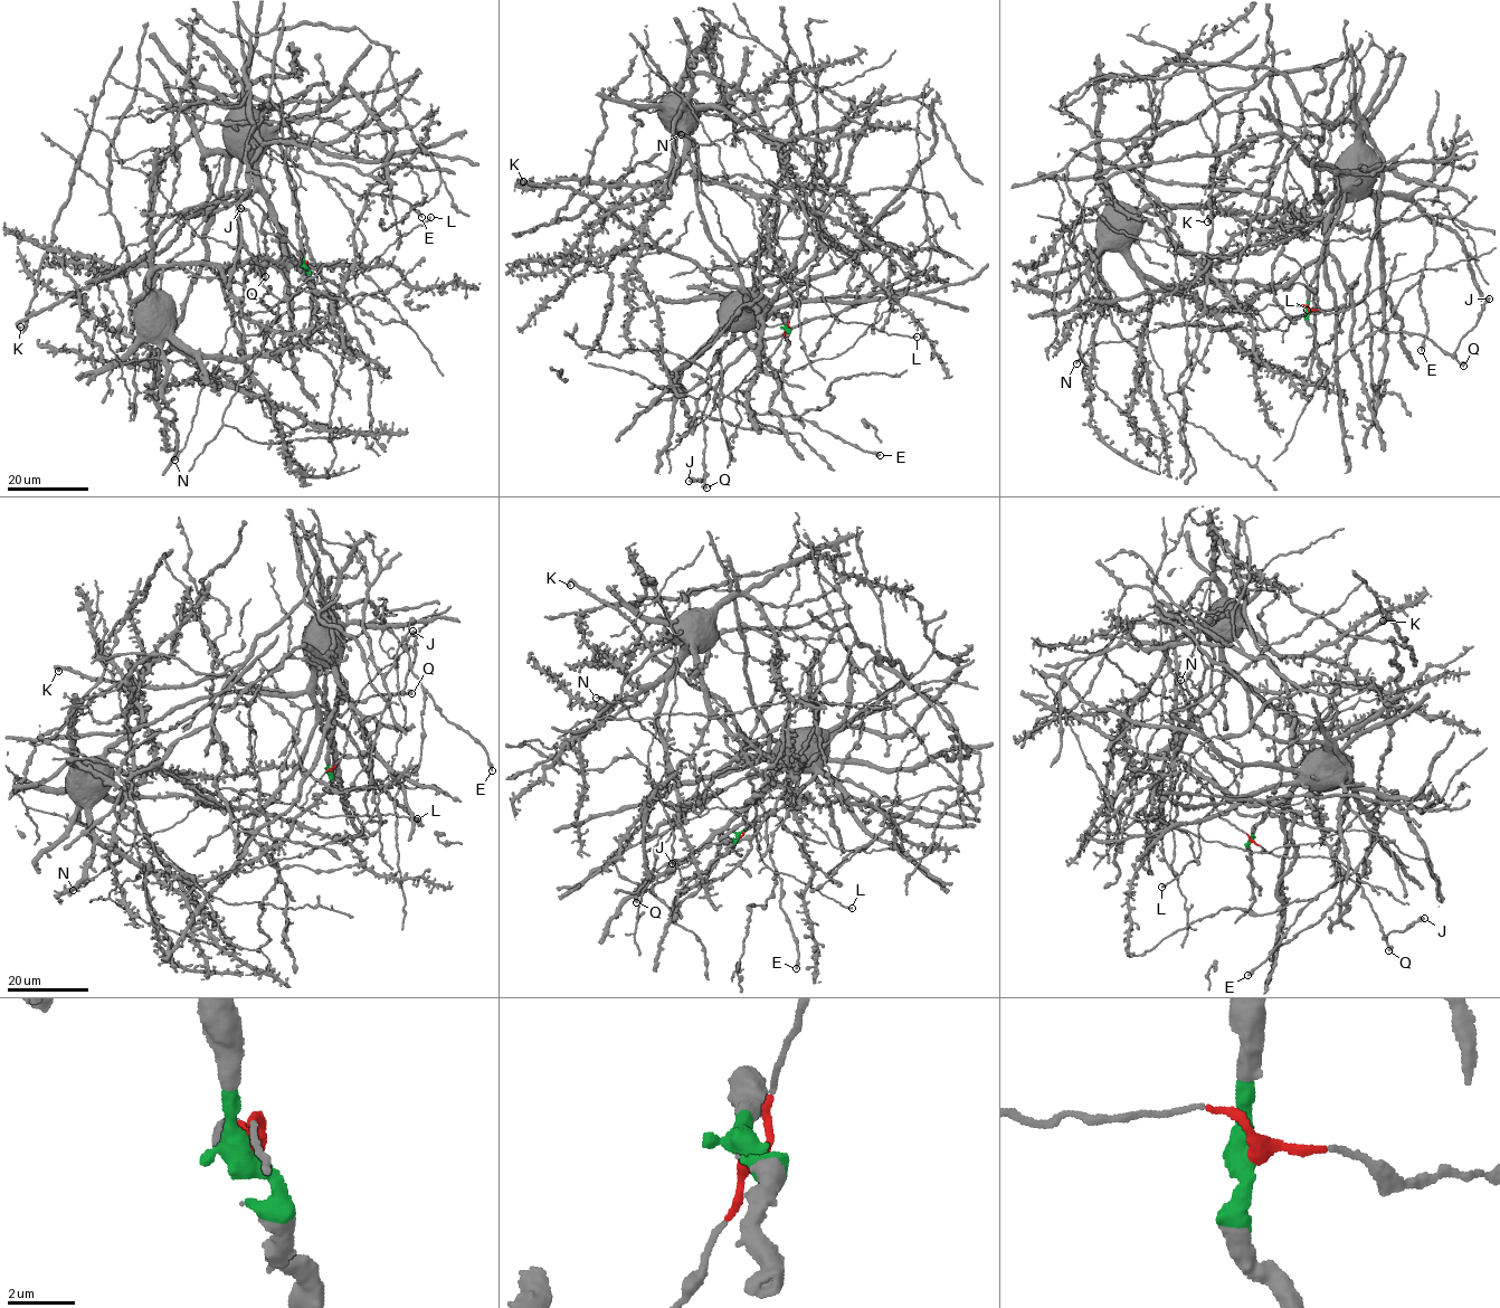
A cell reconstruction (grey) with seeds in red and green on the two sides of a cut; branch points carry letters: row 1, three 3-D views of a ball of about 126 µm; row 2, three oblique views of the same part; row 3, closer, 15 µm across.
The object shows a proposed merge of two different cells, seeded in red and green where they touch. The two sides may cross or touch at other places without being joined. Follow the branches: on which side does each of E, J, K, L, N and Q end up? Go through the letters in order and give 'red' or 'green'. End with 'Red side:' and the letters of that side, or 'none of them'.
E: green
J: green
K: green
L: red
N: red
Q: green
Red side: L, N

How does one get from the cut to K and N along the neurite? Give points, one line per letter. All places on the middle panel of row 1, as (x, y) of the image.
K: (786, 329), (787, 312), (753, 310), (750, 296), (715, 282), (589, 198), (524, 181)
N: (786, 329), (806, 284), (739, 258), (721, 234), (715, 207), (701, 190), (698, 143), (680, 134)

